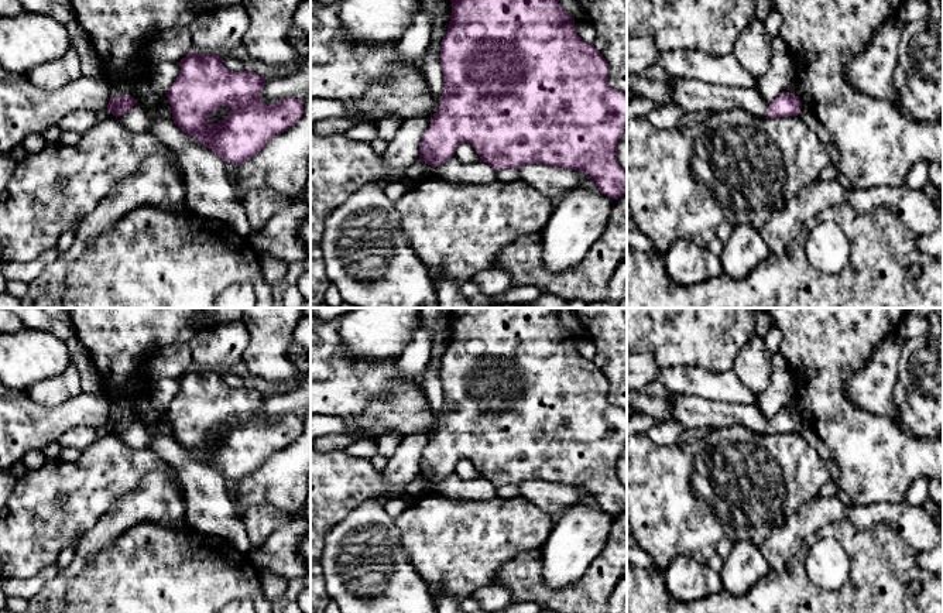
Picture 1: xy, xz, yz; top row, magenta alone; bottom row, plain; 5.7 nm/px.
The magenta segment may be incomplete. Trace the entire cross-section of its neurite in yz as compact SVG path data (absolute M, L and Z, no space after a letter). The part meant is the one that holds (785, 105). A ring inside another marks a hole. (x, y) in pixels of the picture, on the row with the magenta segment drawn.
M782 92L775 100L769 103L765 119L798 116L800 107L802 102L798 96L788 92Z

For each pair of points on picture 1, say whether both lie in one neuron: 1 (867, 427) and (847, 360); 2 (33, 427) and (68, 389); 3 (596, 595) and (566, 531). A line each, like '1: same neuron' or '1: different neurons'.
1: same neuron
2: different neurons
3: different neurons

